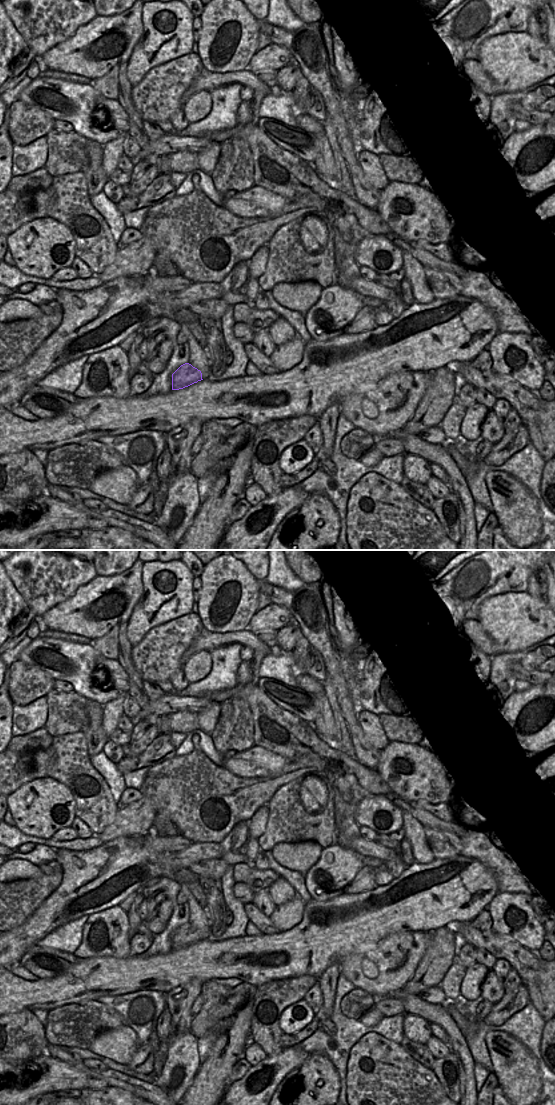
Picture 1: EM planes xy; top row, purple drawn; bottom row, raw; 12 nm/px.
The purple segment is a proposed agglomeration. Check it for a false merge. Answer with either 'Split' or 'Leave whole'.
Leave whole.

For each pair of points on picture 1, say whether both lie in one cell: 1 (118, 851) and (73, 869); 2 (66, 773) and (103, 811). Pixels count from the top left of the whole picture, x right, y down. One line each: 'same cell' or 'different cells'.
1: same cell
2: same cell

